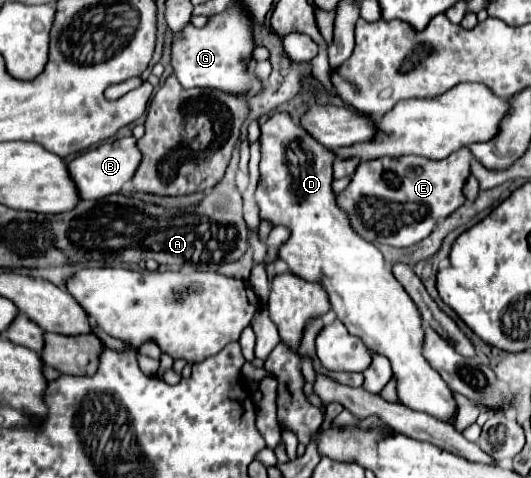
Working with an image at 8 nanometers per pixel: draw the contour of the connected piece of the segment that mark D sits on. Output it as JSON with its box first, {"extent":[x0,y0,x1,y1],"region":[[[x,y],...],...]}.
{"extent":[256,110,456,422],"region":[[[286,110],[272,114],[260,126],[260,130],[262,130],[260,136],[262,160],[260,160],[260,182],[256,190],[260,220],[268,220],[272,228],[286,226],[290,230],[290,238],[278,248],[278,260],[284,260],[288,268],[294,274],[302,276],[304,280],[322,280],[322,286],[330,296],[330,304],[338,314],[338,320],[342,320],[342,324],[350,330],[350,334],[360,336],[370,352],[378,352],[390,360],[392,372],[398,380],[398,398],[404,406],[448,422],[456,410],[456,402],[446,382],[442,382],[440,374],[434,368],[430,368],[428,362],[422,358],[424,328],[422,328],[422,318],[418,316],[418,308],[406,294],[404,286],[394,278],[392,270],[386,268],[380,250],[374,244],[366,242],[352,228],[348,214],[336,202],[336,192],[332,190],[332,180],[334,180],[332,164],[336,154],[326,146],[322,146],[320,142],[316,142],[314,138],[310,138],[310,134],[300,126],[300,120]]]}

